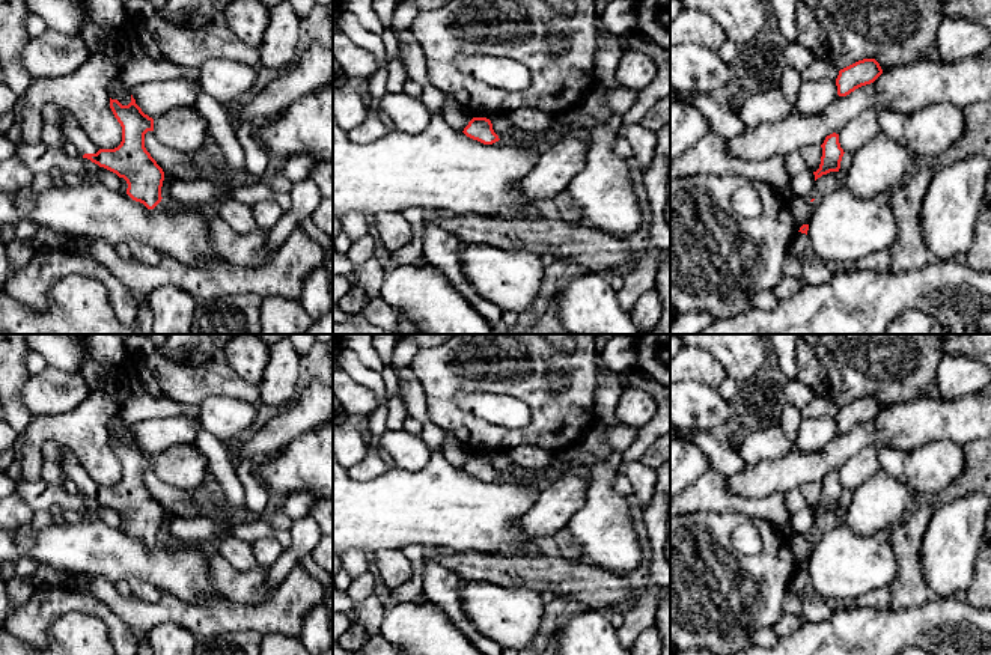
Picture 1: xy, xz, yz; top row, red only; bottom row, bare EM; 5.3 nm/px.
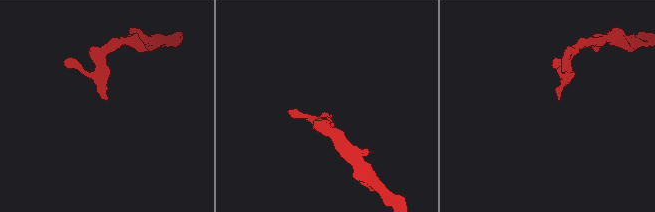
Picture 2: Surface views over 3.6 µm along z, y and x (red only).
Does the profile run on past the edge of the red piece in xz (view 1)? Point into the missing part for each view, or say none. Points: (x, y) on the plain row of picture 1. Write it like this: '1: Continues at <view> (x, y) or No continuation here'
1: No continuation here

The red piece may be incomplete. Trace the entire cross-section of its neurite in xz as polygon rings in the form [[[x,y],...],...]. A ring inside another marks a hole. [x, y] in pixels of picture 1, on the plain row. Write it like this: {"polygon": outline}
{"polygon": [[[473,455],[462,470],[483,482],[492,482],[500,477],[492,467],[491,458],[486,455]]]}

